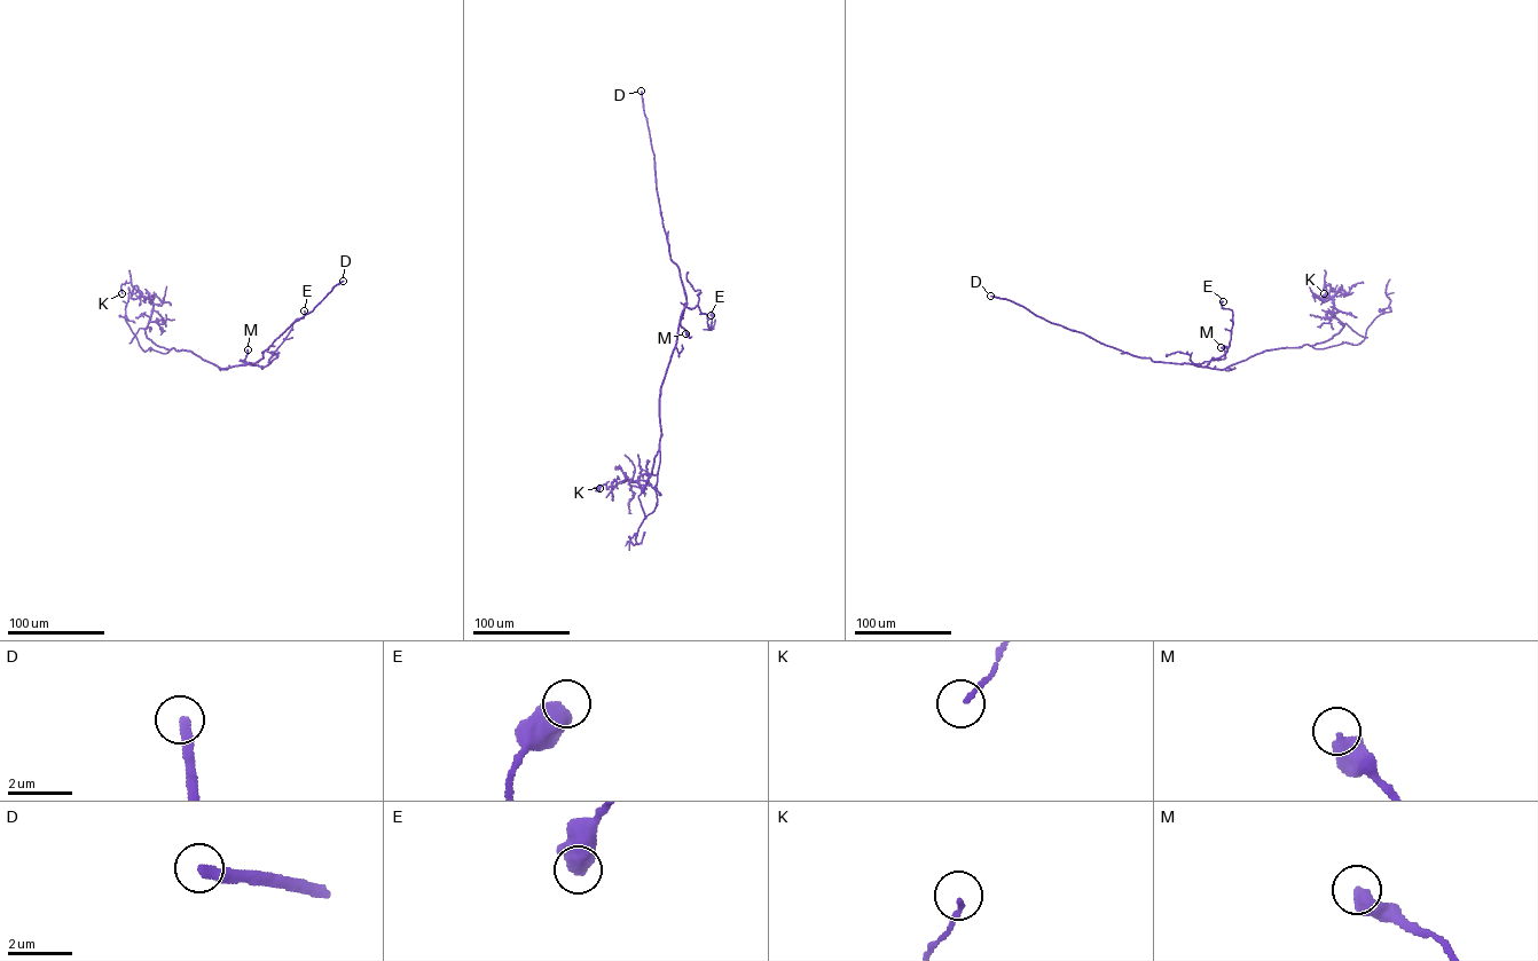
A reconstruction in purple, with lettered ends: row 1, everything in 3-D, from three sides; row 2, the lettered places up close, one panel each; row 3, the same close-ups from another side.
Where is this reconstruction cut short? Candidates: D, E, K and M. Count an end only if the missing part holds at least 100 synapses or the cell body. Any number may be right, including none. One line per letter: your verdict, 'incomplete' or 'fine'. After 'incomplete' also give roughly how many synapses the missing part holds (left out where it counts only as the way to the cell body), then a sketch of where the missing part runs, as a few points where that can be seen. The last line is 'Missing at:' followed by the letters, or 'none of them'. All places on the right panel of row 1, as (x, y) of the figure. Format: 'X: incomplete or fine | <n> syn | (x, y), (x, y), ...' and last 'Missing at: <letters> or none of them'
D: incomplete | 350 syn
E: fine
K: fine
M: fine
Missing at: D

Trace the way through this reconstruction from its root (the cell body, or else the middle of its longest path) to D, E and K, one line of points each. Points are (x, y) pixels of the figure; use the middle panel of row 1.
D: (677, 332), (687, 297), (679, 268), (671, 259), (662, 225), (641, 91)
E: (677, 332), (685, 307), (698, 306), (707, 315), (709, 330), (713, 329), (711, 315)
K: (677, 332), (660, 391), (659, 449), (643, 491), (636, 481), (626, 480), (599, 488)

